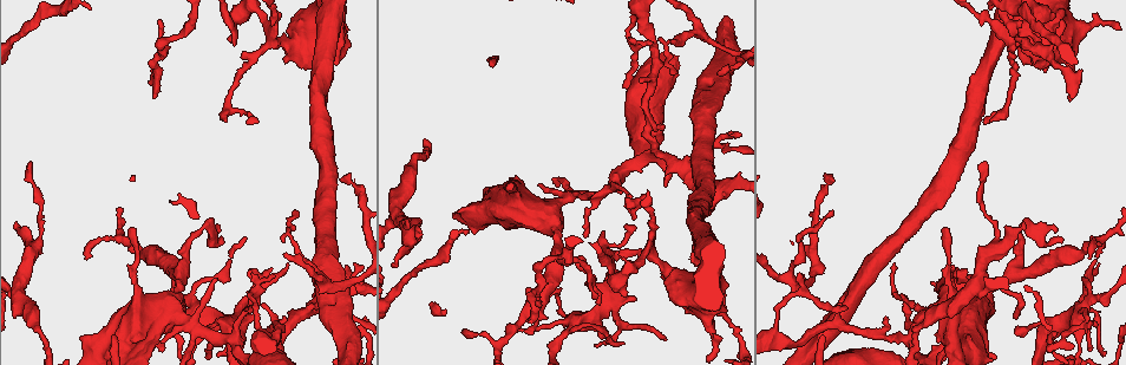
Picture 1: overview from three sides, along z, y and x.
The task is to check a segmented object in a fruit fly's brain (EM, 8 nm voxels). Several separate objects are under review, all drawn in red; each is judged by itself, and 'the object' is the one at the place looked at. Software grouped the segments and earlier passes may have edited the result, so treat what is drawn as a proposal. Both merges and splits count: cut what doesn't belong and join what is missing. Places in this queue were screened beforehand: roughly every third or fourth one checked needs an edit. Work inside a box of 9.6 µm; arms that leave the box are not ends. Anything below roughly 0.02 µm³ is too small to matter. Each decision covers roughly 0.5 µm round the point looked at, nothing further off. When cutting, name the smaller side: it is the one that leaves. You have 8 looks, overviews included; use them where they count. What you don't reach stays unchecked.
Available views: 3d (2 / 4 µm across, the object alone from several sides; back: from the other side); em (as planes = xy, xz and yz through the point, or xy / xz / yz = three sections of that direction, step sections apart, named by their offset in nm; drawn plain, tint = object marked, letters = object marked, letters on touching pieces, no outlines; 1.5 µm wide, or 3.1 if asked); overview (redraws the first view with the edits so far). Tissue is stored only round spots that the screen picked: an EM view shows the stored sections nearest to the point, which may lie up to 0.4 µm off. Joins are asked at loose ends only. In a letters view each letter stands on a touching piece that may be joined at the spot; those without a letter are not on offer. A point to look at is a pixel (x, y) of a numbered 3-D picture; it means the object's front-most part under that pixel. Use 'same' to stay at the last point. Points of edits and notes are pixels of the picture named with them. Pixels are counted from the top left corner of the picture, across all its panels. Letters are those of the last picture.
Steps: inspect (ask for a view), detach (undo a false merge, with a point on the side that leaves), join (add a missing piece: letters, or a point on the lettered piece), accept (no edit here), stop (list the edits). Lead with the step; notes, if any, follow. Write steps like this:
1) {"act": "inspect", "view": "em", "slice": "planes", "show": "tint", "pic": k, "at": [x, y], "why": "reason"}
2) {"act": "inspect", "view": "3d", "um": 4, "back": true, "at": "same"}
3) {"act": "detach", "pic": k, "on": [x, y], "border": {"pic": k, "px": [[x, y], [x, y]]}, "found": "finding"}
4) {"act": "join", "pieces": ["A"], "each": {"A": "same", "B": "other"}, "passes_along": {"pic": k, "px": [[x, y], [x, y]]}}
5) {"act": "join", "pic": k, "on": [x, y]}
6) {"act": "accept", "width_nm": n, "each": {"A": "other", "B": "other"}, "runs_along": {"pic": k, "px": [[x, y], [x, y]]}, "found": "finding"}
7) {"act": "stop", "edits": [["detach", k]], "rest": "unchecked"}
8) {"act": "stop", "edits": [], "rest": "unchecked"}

{"act": "inspect", "view": "em", "slice": "xz", "step": 4, "show": "tint", "pic": 1, "at": [1071, 100], "why": "thin end"}

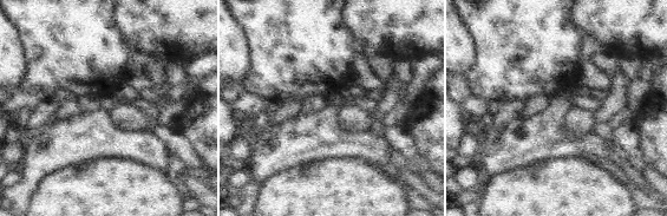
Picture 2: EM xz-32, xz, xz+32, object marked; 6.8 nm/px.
{"act": "inspect", "view": "em", "slice": "yz", "step": 4, "show": "letters", "at": "same"}

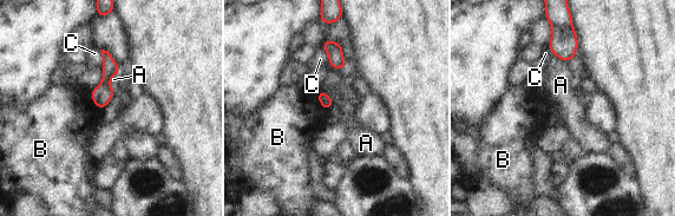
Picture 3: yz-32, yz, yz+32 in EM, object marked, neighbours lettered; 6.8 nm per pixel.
{"act": "accept", "each": {"A": "other", "B": "other", "C": "other"}, "border": {"pic": 3, "px": [[90, 98], [99, 111]]}, "found": "no lettered piece goes on from it"}

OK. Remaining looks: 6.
{"act": "inspect", "view": "3d", "um": 4, "back": true, "pic": 1, "at": [30, 163], "why": "tapers out"}

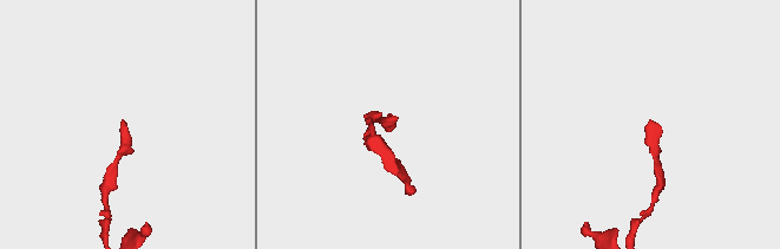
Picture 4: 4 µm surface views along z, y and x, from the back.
{"act": "inspect", "view": "em", "slice": "yz", "step": 4, "show": "tint", "pic": 4, "at": [651, 120]}

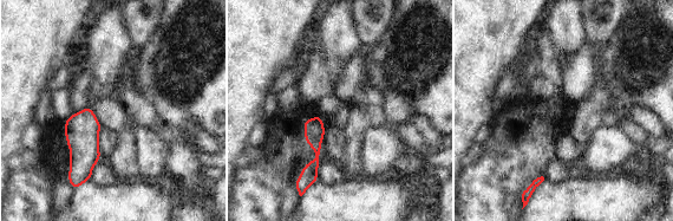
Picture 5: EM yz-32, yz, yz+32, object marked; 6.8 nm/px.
{"act": "inspect", "view": "em", "slice": "yz", "step": 4, "show": "letters", "at": "same", "why": "what lies round it"}

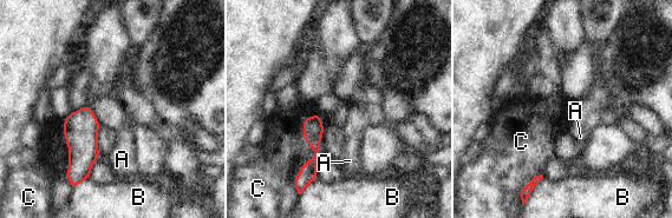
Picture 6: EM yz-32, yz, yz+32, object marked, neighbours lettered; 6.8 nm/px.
{"act": "accept", "each": {"A": "other", "B": "other", "C": "other"}, "found": "no lettered piece goes on from it"}

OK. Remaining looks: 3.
{"act": "inspect", "view": "em", "slice": "yz", "step": 8, "show": "tint", "pic": 1, "at": [717, 145], "why": "abrupt turn"}

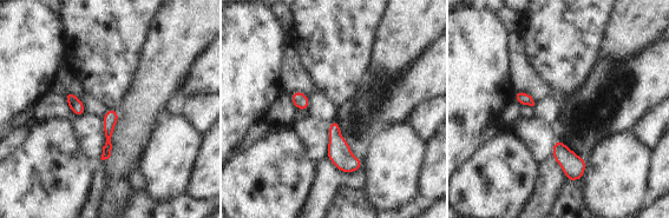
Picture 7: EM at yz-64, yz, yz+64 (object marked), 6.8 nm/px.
{"act": "inspect", "view": "em", "slice": "planes", "show": "letters", "at": "same", "why": "another direction"}

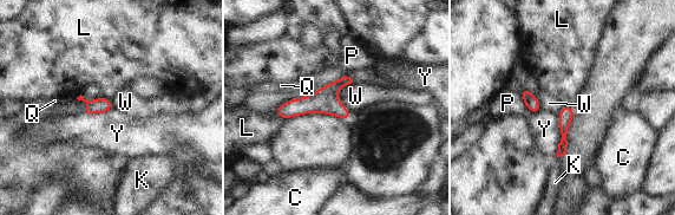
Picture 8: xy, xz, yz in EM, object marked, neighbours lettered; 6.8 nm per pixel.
{"act": "accept", "width_nm": 100, "each": {"C": "other", "K": "other", "L": "other", "P": "other", "Q": "other", "W": "other", "Y": "other"}, "border": {"pic": 8, "px": [[274, 109], [284, 119]]}, "found": "all the same cell"}

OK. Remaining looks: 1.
{"act": "stop", "edits": [], "rest": "unchecked"}

